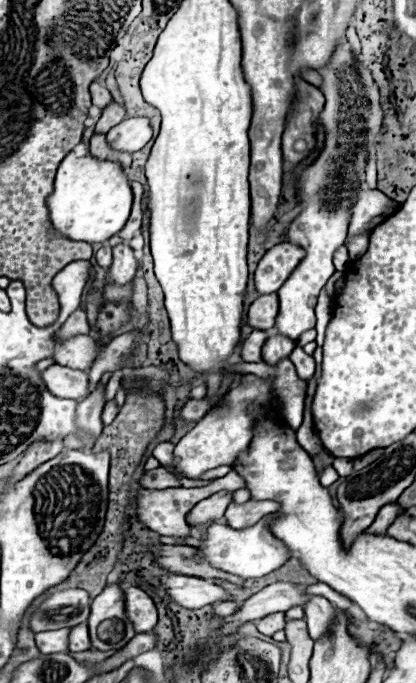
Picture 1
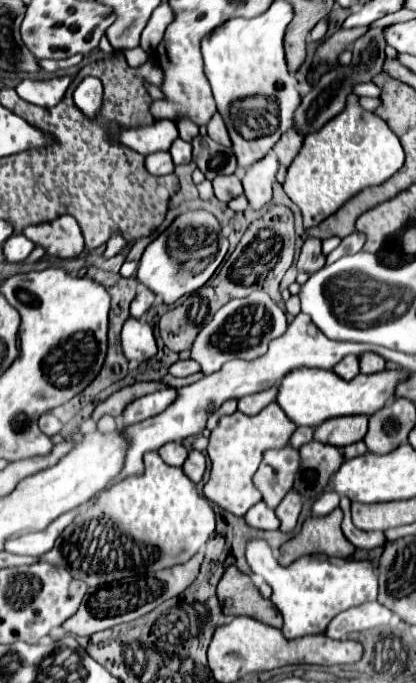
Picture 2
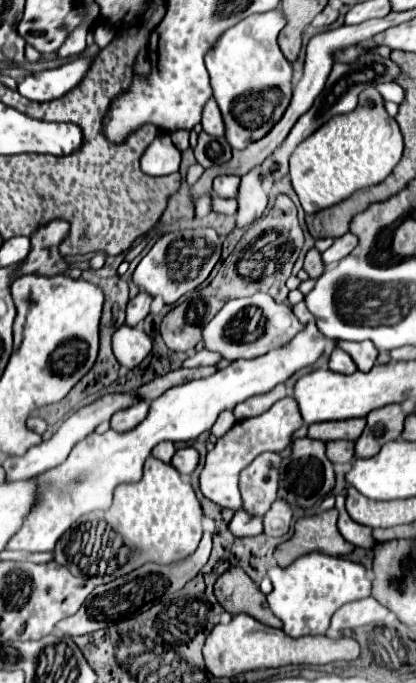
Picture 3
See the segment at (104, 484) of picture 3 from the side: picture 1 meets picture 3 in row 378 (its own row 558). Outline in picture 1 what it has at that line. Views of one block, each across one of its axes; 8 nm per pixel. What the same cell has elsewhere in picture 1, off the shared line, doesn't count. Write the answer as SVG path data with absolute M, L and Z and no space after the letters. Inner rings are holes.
M262 518L258 524L244 528L244 530L232 530L224 524L212 524L206 530L206 536L198 536L200 546L196 548L196 552L202 560L210 562L210 566L224 570L228 574L240 576L244 580L262 578L262 576L270 574L272 570L280 568L290 558L288 548L284 548L284 544L280 544L280 540L276 540L272 536L272 532L268 532L264 522L266 522L266 518Z

